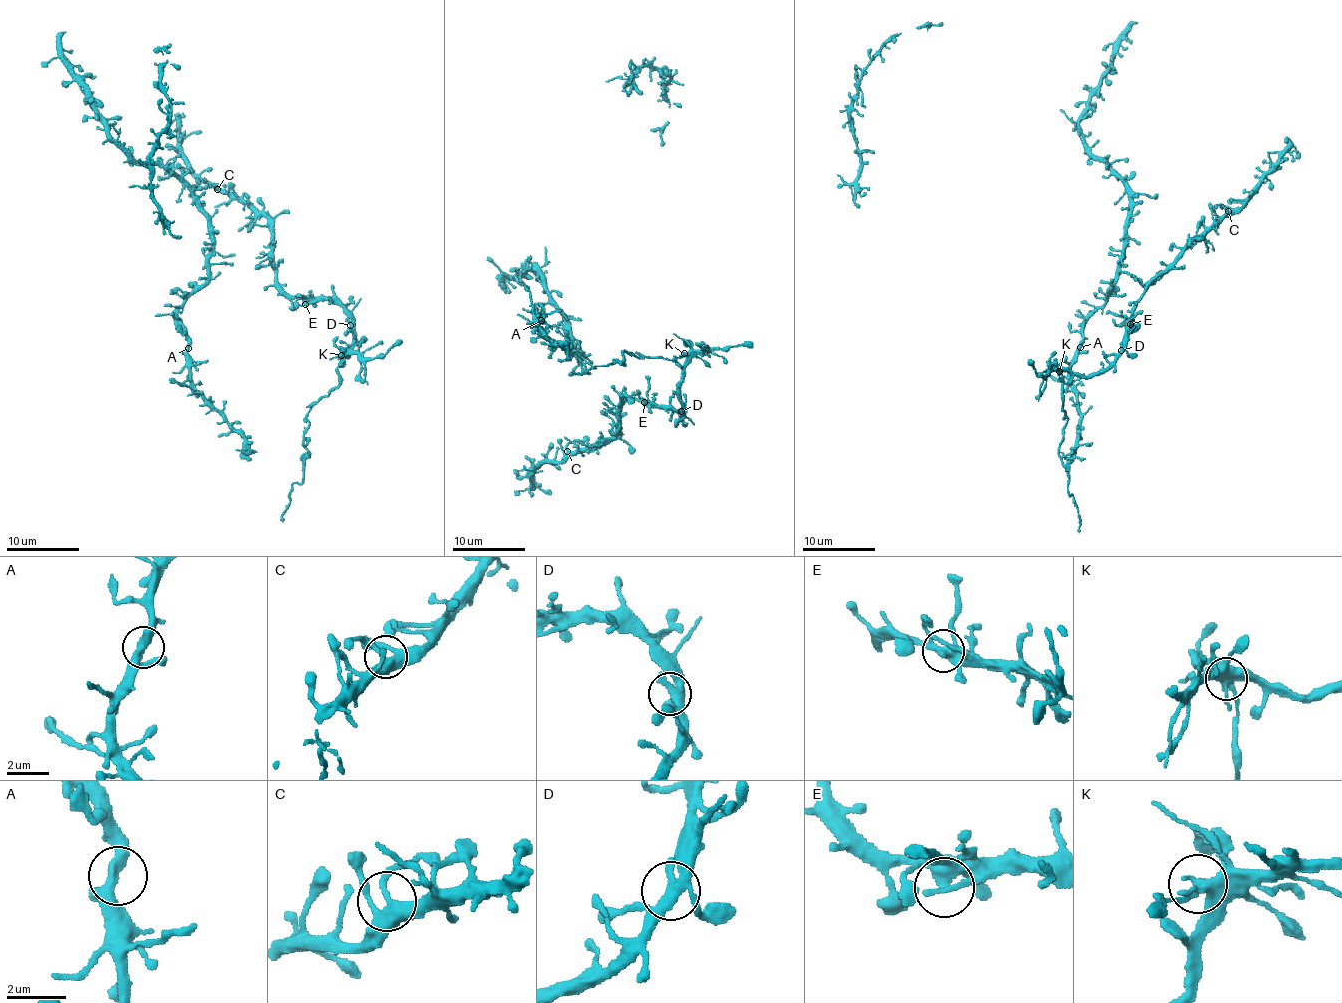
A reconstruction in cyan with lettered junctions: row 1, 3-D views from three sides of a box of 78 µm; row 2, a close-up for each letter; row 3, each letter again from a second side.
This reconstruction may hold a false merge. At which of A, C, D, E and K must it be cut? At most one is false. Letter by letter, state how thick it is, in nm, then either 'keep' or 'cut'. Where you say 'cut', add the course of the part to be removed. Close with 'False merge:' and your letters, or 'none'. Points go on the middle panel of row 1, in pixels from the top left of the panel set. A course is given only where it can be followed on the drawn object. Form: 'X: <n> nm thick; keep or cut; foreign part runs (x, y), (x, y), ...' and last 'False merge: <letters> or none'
A: 320 nm thick; keep
C: 320 nm thick; keep
D: 340 nm thick; keep
E: 340 nm thick; keep
K: 360 nm thick; cut; foreign part runs (685, 354), (672, 359), (639, 357), (624, 350), (622, 360), (587, 372), (574, 372)
False merge: K

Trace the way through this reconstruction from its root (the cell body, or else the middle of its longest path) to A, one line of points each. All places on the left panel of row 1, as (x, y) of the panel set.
A: (195, 196), (195, 205), (207, 218), (211, 255), (206, 281), (185, 300), (177, 314), (188, 348)

